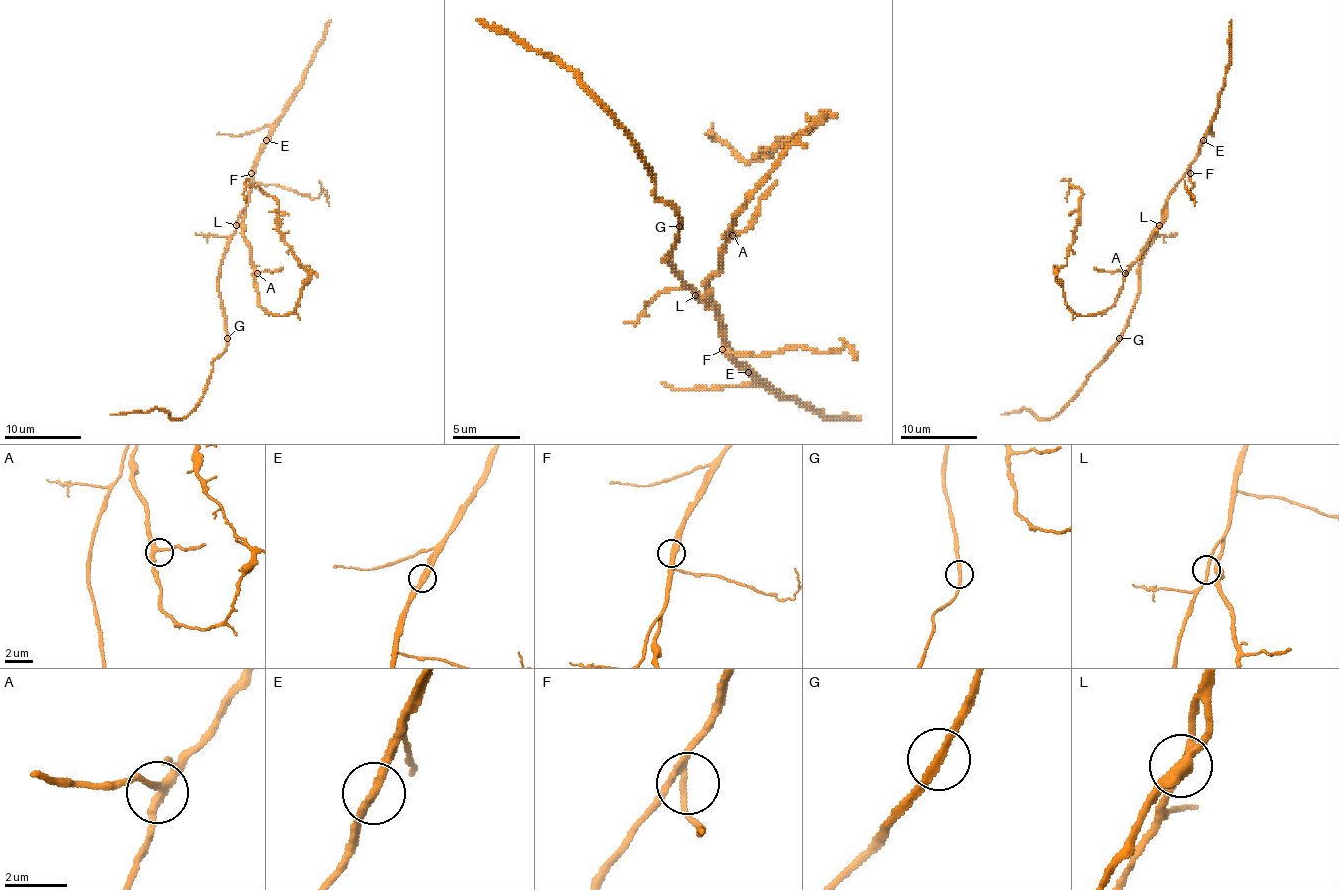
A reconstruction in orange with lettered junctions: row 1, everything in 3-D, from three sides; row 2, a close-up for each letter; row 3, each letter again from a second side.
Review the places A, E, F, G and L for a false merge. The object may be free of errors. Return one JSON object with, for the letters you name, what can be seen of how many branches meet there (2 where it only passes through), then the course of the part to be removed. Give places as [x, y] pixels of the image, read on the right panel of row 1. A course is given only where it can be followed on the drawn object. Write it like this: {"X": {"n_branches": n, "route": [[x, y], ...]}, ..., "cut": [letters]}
{"cut": []}

